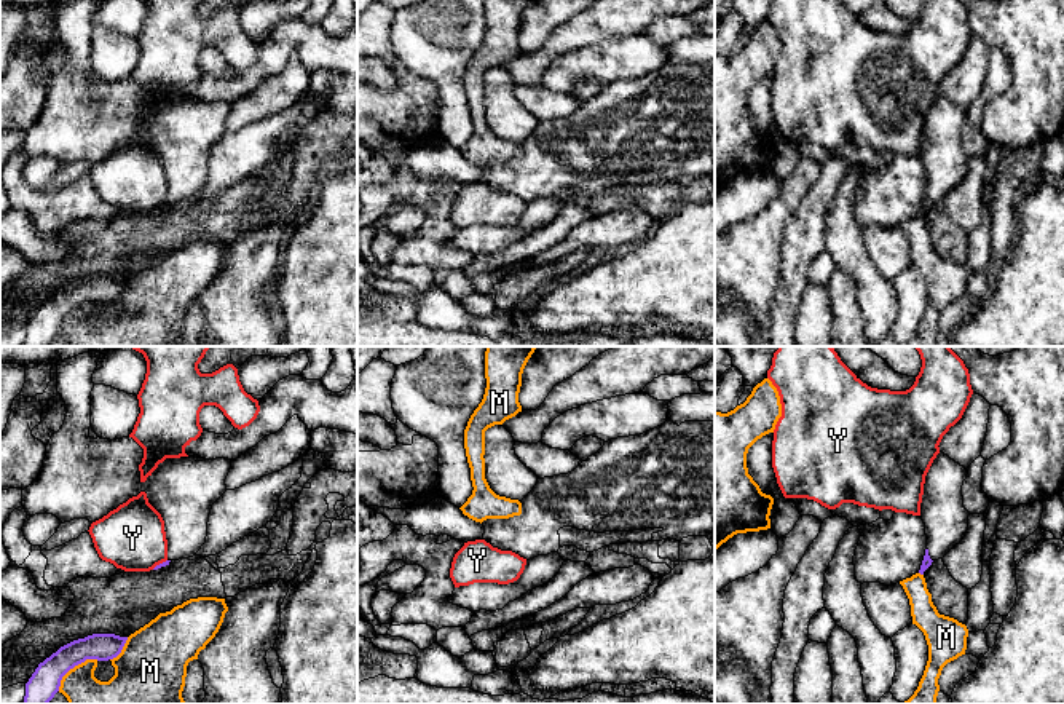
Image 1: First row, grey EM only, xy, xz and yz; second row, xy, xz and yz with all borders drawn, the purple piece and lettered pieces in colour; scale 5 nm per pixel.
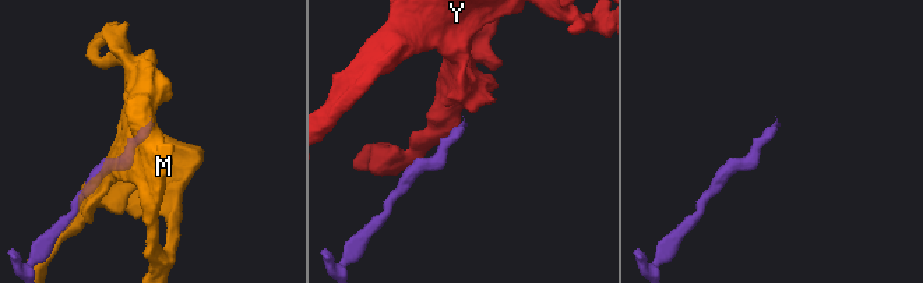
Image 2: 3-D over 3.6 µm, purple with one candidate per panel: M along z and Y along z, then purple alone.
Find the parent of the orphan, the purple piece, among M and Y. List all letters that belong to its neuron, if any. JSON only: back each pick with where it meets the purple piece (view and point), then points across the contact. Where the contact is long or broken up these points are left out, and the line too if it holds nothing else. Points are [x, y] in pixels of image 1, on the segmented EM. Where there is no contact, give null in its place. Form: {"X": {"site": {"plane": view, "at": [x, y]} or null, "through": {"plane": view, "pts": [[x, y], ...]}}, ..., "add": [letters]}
{"add": []}

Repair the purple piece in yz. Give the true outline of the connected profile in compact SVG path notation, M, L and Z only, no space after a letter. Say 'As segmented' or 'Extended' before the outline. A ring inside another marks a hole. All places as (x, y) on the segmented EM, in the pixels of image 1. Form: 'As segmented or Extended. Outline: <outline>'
Extended. Outline: M940 452L925 476L920 519L925 524L927 549L920 575L959 544L968 530L970 512L962 496L967 474L964 466Z

